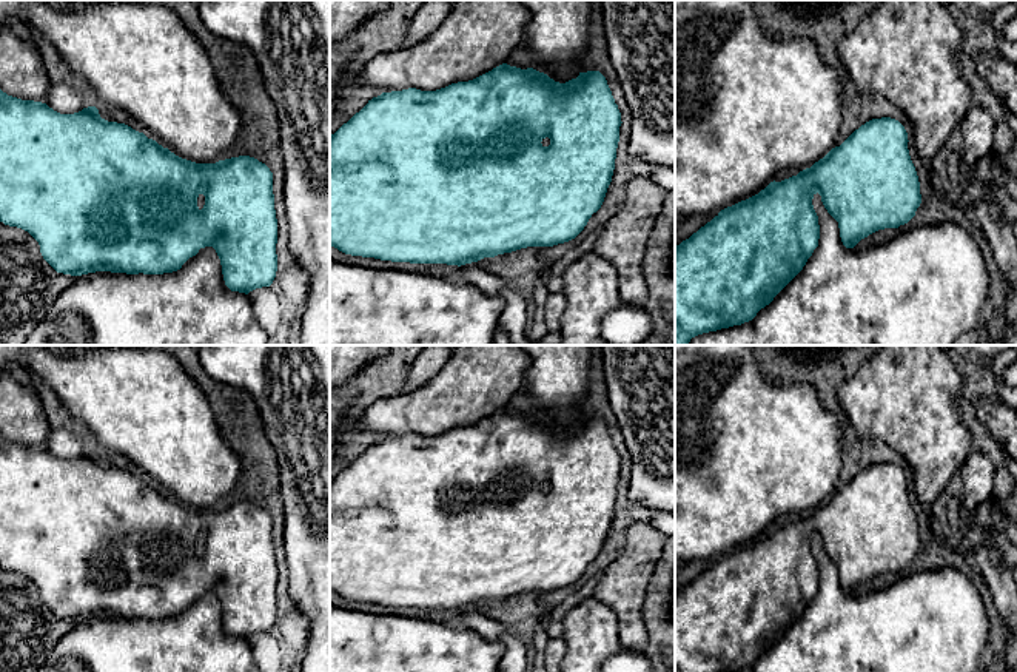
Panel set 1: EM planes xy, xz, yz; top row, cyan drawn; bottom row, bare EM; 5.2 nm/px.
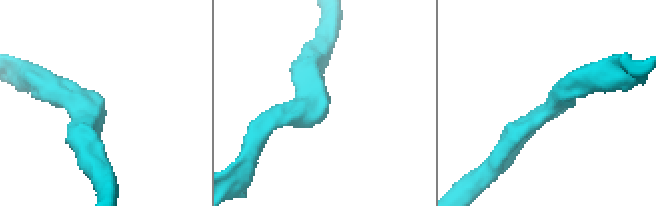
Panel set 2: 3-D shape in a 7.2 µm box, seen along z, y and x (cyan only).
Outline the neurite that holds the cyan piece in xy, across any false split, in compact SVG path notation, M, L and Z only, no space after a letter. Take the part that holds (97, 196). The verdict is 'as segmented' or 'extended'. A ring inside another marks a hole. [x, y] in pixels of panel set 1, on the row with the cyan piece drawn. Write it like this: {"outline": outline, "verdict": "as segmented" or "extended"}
{"outline": "M0 89L0 222L28 231L57 271L163 274L182 268L200 248L213 247L225 285L248 294L270 287L277 271L277 219L273 173L250 156L196 163L163 148L125 123L108 122L96 106L60 114L46 103L22 100Z", "verdict": "as segmented"}

